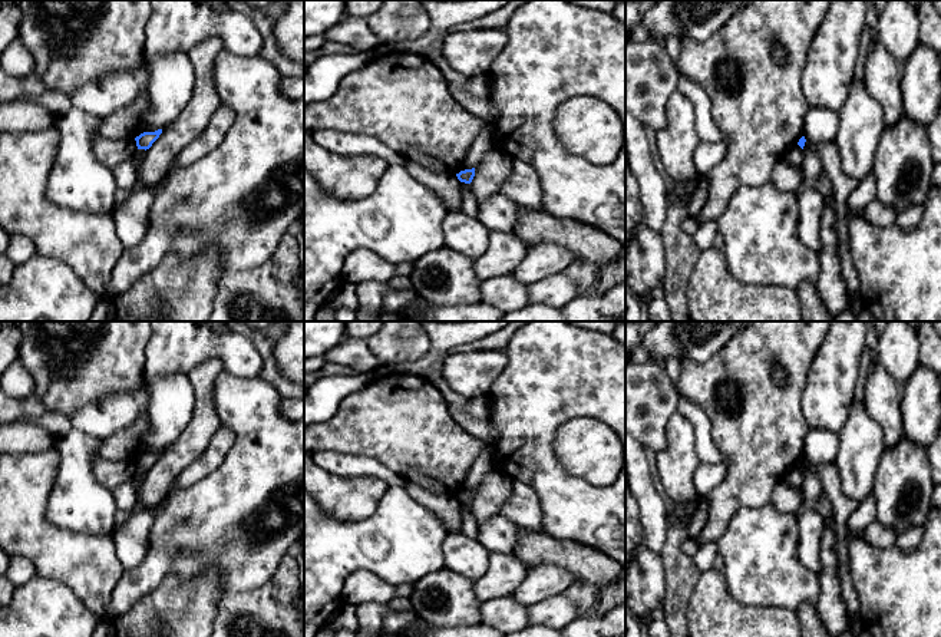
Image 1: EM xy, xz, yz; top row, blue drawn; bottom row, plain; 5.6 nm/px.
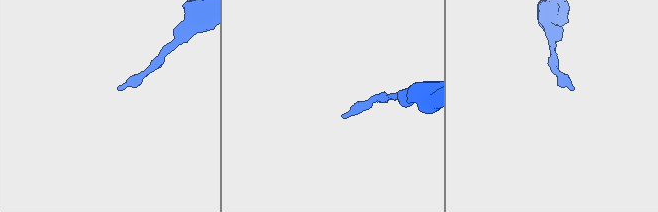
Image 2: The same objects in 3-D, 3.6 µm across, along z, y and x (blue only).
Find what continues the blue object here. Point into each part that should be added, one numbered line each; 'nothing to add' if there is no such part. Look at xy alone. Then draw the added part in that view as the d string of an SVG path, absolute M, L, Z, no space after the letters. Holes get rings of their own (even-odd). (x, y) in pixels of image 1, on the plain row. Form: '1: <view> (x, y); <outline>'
nothing to add

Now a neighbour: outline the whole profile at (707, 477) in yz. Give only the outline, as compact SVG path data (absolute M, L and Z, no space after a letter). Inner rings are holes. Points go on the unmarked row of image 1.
M700 463L694 473L694 489L697 496L707 496L723 481L726 471L726 463Z

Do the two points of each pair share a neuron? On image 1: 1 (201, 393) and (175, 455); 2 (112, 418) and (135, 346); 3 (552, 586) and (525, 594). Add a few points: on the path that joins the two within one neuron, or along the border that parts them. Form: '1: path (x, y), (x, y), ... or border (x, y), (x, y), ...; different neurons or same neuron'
1: path (202, 409), (202, 426), (191, 439); same neuron
2: border (142, 369), (136, 389), (88, 405); different neurons
3: path (545, 586), (532, 594); same neuron

